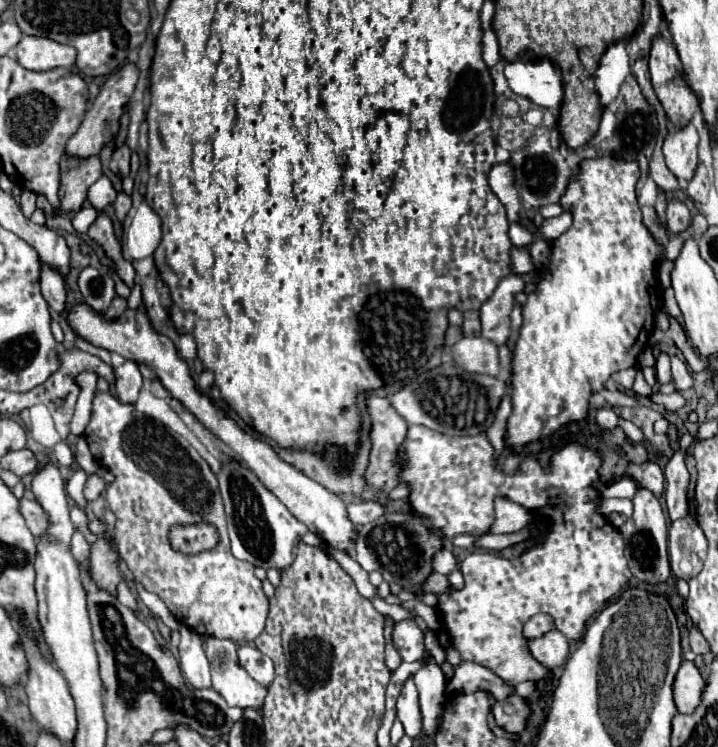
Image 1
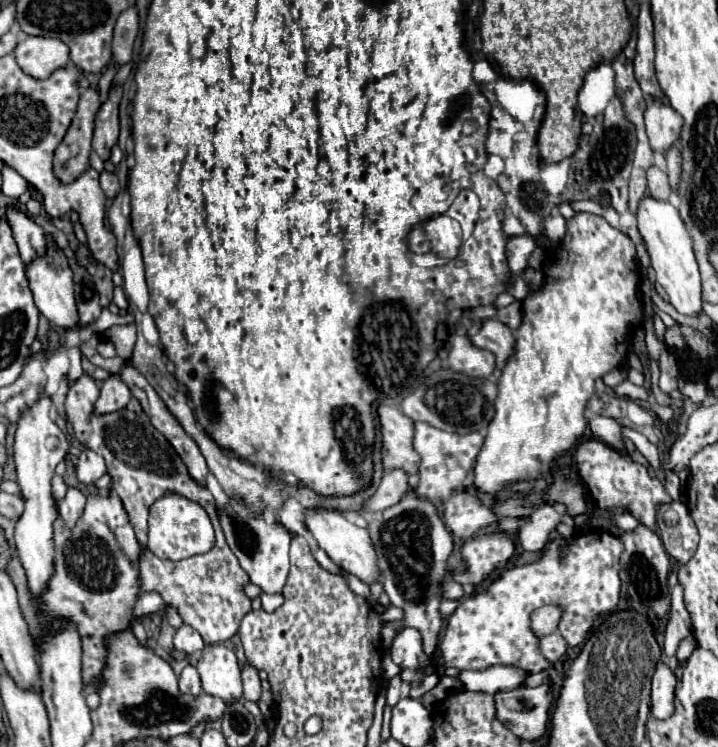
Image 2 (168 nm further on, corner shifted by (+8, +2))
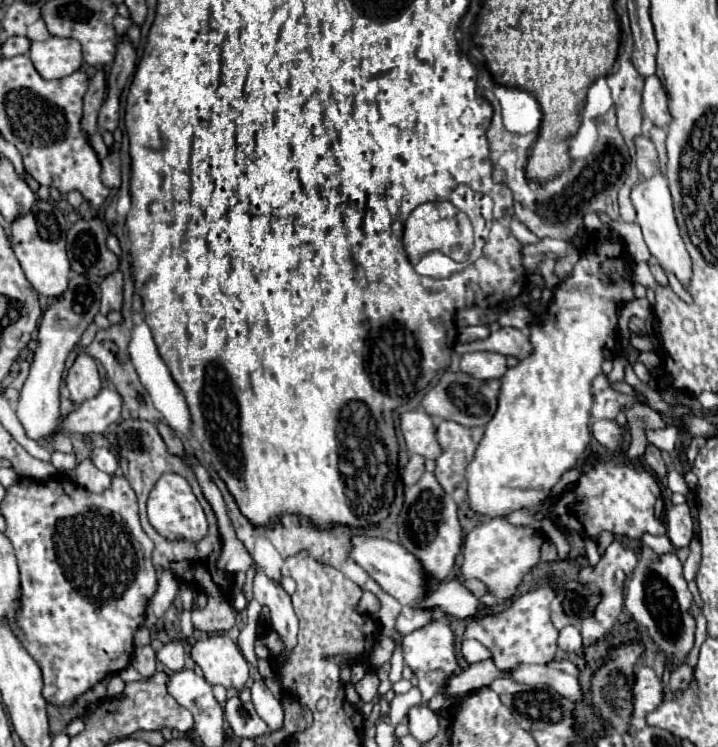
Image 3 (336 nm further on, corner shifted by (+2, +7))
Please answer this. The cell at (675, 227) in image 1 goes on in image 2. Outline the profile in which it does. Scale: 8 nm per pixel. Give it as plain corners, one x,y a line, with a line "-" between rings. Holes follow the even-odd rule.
650,166
646,170
646,178
648,178
648,190
654,198
658,200
668,200
668,194
672,192
668,186
668,176
664,170
660,170
658,166

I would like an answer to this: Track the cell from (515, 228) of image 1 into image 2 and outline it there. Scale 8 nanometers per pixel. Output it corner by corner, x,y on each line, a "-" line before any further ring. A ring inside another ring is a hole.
528,234
514,236
508,240
508,246
506,246
508,266
510,266
514,276
520,276
524,272
524,268
528,266
528,258
534,252
534,248
536,248
536,240

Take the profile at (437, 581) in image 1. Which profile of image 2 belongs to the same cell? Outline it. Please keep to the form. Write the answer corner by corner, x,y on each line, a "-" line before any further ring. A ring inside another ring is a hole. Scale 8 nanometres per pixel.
446,580
444,582
444,598
448,598
448,600
462,600
464,598
462,586
458,582
454,582
454,580

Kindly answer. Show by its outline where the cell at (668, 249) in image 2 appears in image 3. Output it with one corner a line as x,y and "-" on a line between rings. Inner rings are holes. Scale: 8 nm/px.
654,175
646,181
640,181
632,189
630,197
632,197
632,203
636,207
638,225
642,227
642,235
644,235
644,241
646,241
650,253
658,259
658,263
662,265
662,269
666,273
672,273
682,285
688,285
690,279
692,279
692,259
690,259
690,253
684,245
684,239
680,235
678,223
676,223
674,203
672,203
672,195
670,195
666,177
664,175

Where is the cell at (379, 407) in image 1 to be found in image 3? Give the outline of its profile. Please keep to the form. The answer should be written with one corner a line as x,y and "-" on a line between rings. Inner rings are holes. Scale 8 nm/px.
422,409
400,413
400,431
404,435
410,455
422,455
424,459
436,459
442,449
434,437
434,421

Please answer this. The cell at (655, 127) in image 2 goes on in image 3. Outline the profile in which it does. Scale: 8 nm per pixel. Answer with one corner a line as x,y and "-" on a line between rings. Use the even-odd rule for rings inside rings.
656,75
646,77
646,85
642,93
642,111
656,127
668,127
672,121
666,91

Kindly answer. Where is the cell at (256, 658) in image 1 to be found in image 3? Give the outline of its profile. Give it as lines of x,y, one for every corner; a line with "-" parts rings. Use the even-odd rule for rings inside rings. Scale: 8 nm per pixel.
254,681
254,685
252,685
252,703
254,703
258,715
268,723
270,731
276,731
276,729
282,727
282,719
284,719
282,705
268,691
264,681

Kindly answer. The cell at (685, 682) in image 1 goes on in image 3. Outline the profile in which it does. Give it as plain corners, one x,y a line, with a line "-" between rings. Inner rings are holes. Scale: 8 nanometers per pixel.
640,667
634,683
634,717
646,717
664,701
664,685
652,667

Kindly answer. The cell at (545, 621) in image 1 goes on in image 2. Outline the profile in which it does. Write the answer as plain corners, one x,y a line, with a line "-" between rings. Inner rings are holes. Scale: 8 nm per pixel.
542,606
538,610
532,612
532,630
536,636
546,636
546,634
552,634
556,632
558,628
558,622
560,622
560,606

